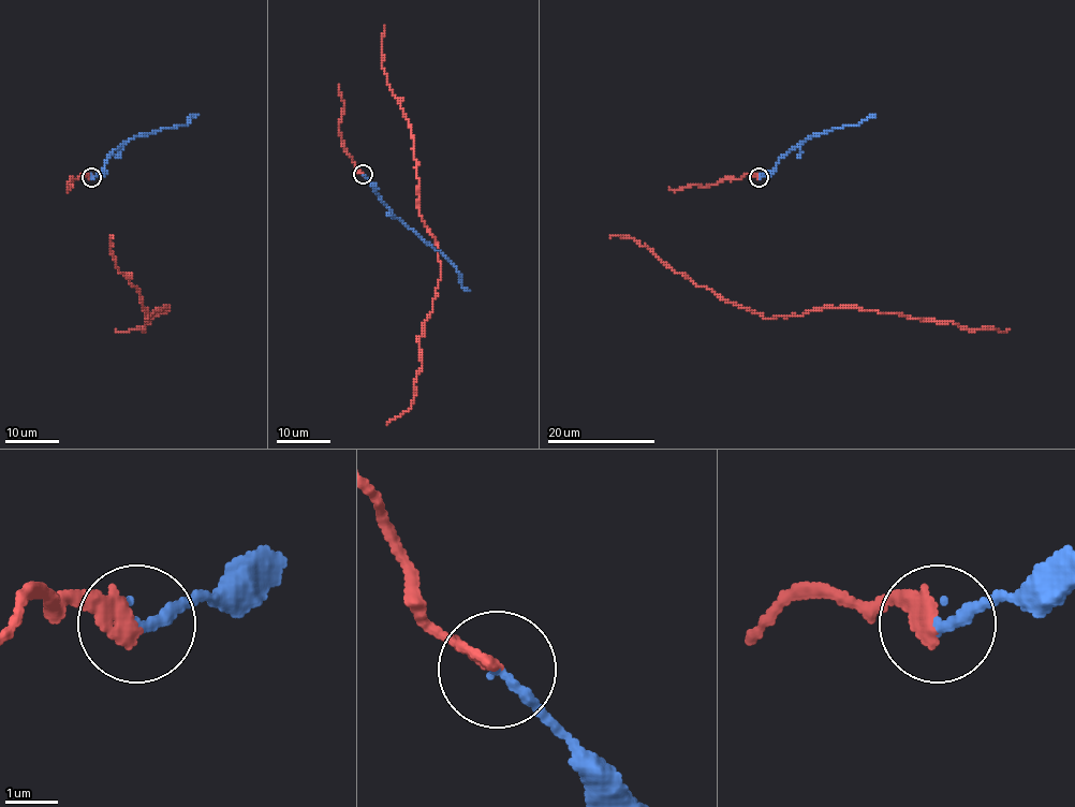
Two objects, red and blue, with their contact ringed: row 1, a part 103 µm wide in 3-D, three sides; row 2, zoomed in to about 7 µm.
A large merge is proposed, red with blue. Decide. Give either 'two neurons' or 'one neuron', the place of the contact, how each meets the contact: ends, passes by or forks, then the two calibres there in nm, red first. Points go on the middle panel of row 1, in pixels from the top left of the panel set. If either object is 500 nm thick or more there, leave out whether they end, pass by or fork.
one neuron; place (363, 174); red ends; blue ends; calibres 300 and 220 nm

